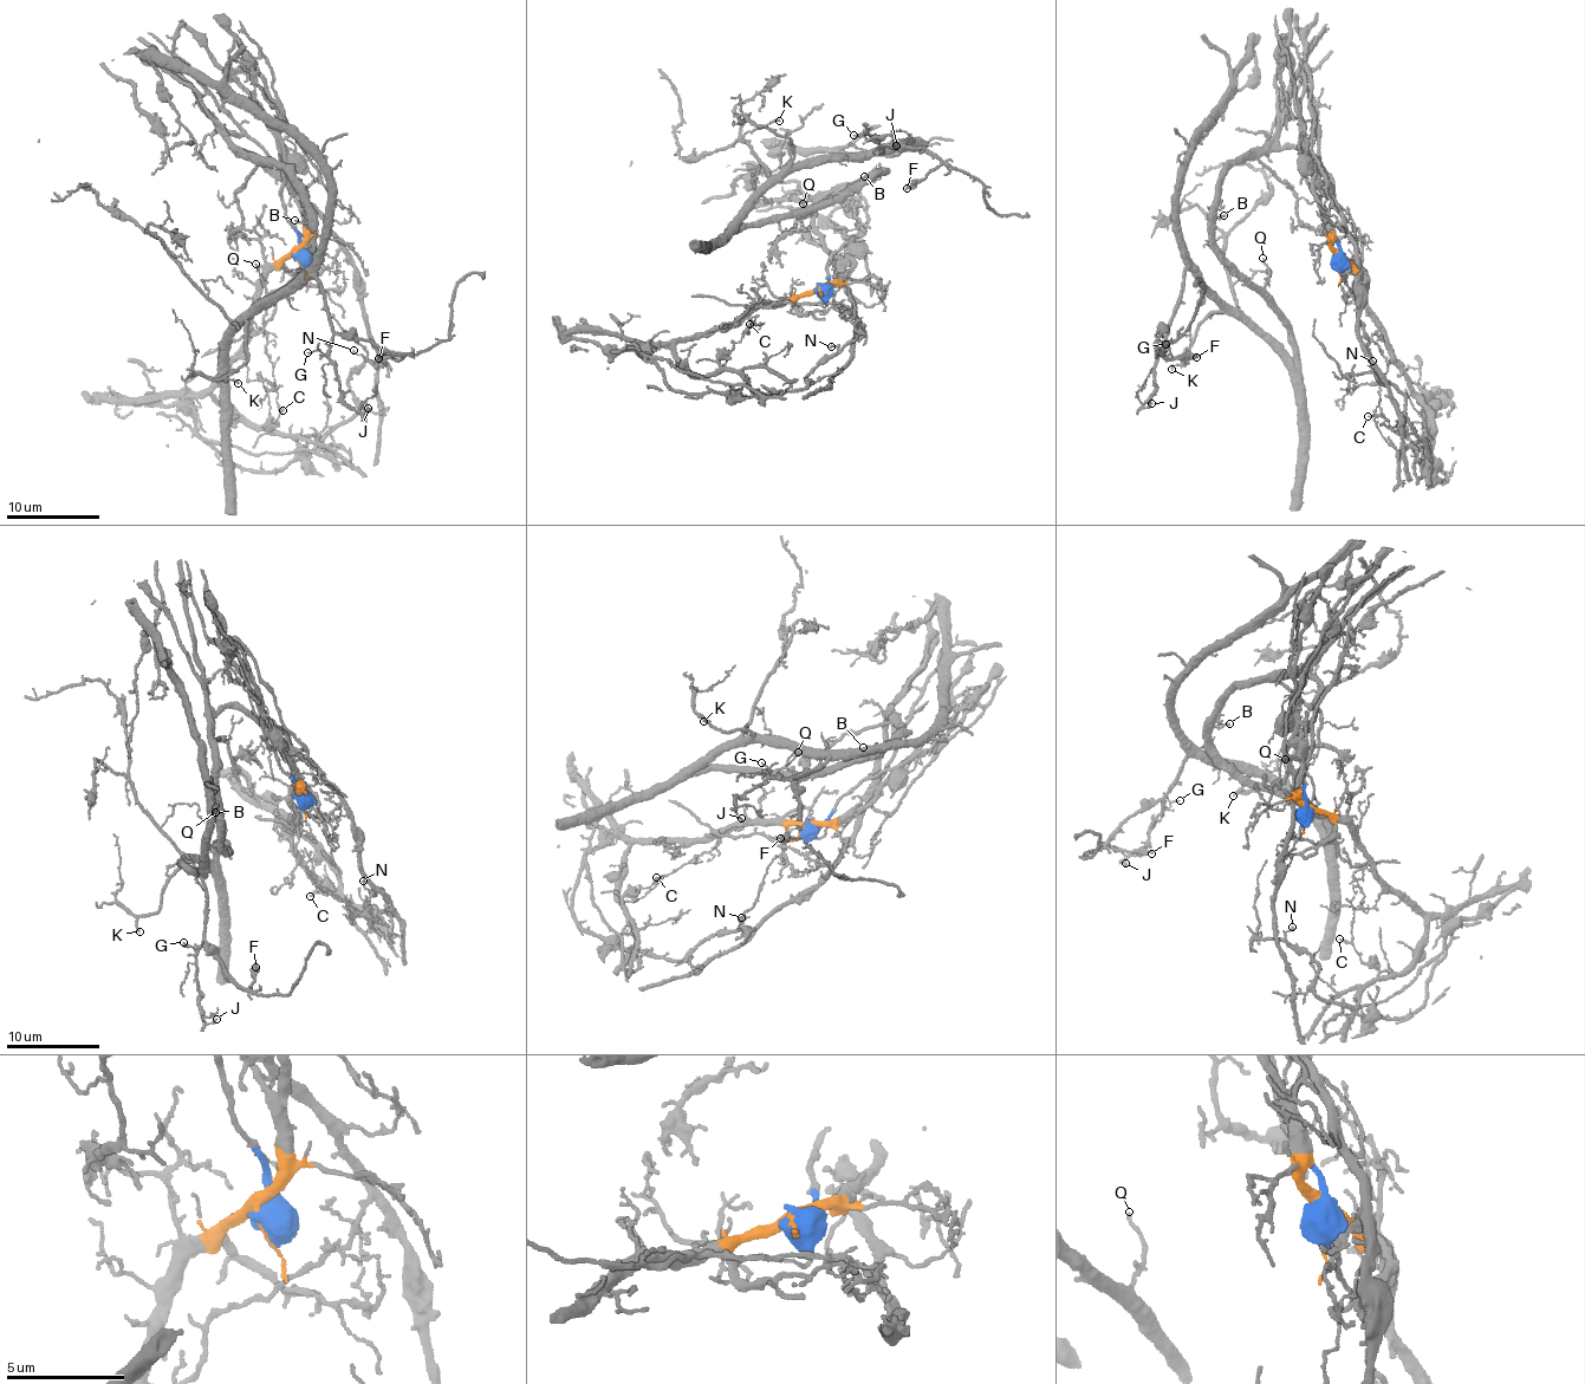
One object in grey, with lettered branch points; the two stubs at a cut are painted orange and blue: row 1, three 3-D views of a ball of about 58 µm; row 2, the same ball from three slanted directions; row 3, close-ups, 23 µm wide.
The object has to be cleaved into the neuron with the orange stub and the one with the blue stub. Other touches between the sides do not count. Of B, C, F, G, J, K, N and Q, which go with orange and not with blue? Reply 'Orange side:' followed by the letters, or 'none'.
Orange side: C, N

